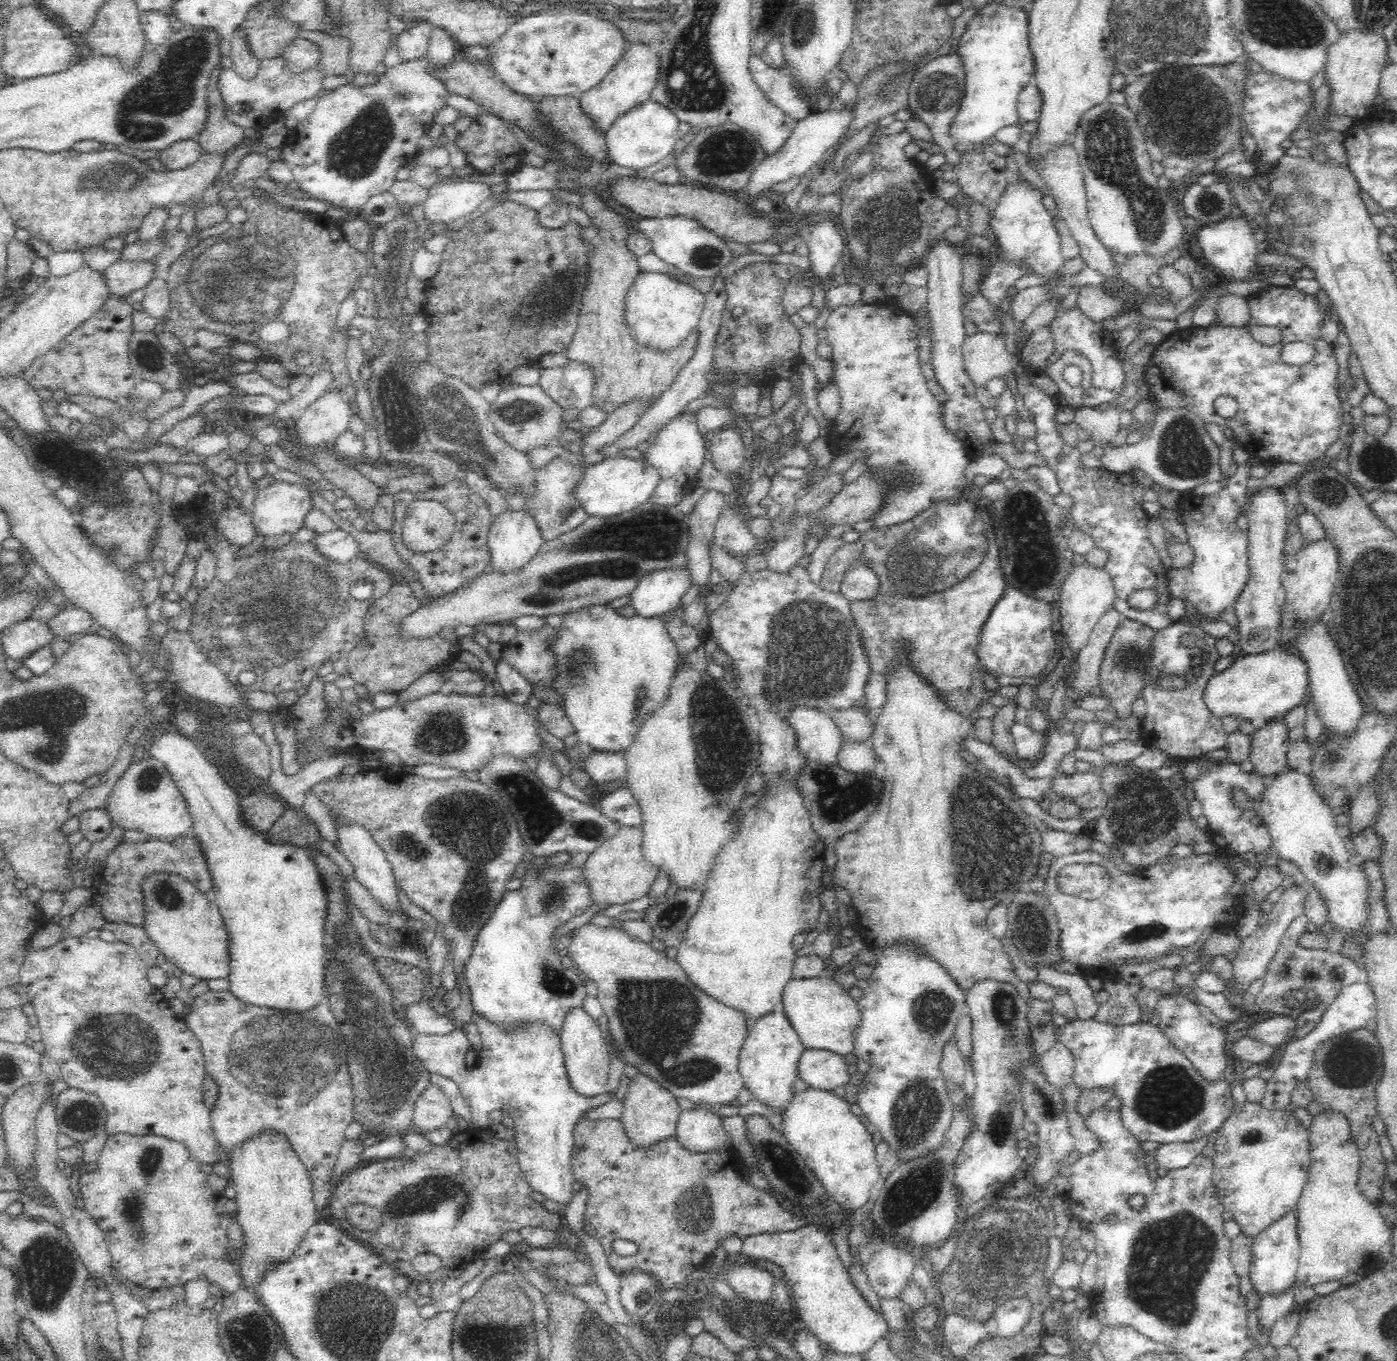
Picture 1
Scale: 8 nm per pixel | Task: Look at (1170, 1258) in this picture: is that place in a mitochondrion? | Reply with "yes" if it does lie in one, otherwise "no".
yes

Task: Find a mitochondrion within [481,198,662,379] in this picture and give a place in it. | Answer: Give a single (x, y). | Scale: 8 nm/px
(532, 313)

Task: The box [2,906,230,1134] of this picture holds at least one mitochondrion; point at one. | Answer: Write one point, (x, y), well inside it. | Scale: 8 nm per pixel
(126, 1048)

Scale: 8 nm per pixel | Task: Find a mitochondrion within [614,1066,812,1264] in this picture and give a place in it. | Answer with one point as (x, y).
(695, 1208)

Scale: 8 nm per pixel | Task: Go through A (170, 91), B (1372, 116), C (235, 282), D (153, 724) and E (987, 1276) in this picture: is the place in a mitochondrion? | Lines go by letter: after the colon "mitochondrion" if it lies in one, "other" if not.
A: mitochondrion
B: other
C: mitochondrion
D: other
E: mitochondrion

